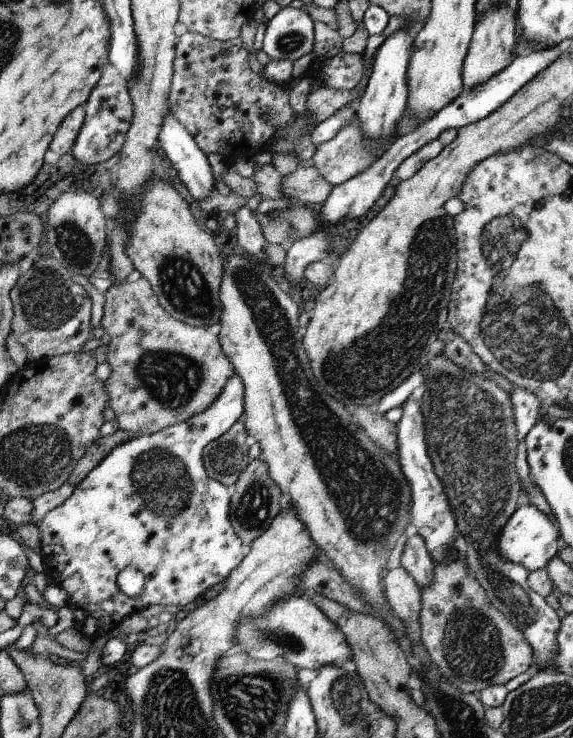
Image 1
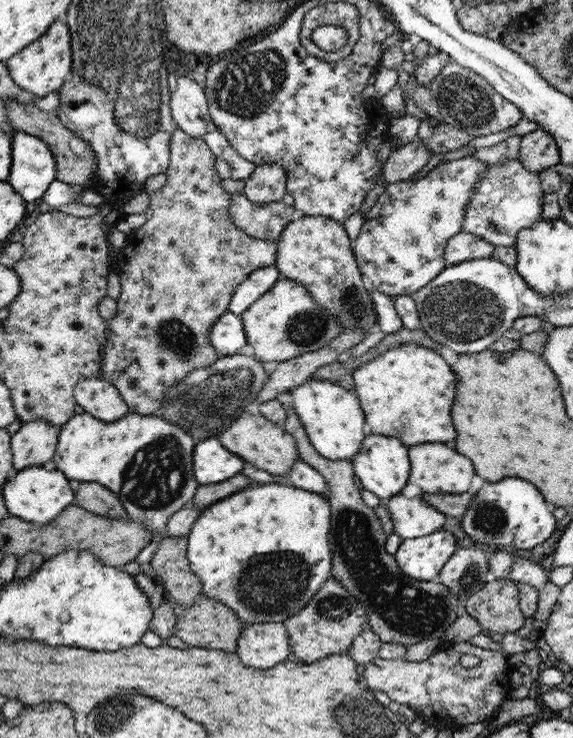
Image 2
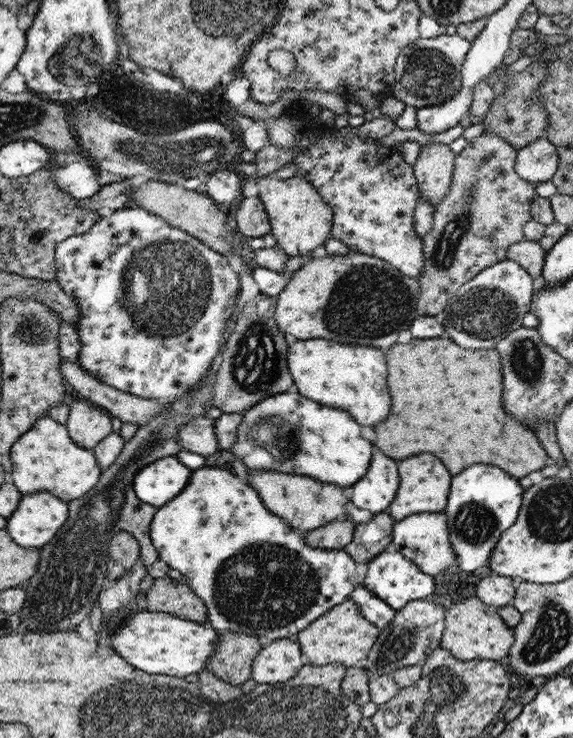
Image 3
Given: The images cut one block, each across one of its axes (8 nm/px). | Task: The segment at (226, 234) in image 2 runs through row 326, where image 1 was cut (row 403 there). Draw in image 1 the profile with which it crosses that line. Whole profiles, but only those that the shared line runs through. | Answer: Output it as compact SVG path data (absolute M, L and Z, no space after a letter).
M142 276L112 284L105 297L104 314L98 325L111 338L105 360L110 364L111 372L105 383L110 397L109 406L115 412L119 428L138 436L149 435L204 412L223 391L228 378L235 374L232 362L220 346L219 337L205 328L176 320L159 303L155 289Z

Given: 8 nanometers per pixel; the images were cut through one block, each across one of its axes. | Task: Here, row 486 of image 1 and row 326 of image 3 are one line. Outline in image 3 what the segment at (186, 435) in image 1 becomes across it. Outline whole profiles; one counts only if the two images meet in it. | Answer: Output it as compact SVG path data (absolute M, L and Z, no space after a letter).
M136 206L116 210L112 216L98 217L98 222L91 230L81 235L71 236L55 248L55 260L58 274L56 280L62 290L73 297L79 308L79 317L75 328L81 342L77 363L87 373L100 382L118 390L132 393L145 399L176 400L185 392L194 390L211 369L213 360L221 354L225 344L225 328L229 318L234 314L237 305L237 292L240 288L240 277L234 272L230 262L223 254L212 250L207 244L198 240L191 233L169 225L163 217Z

